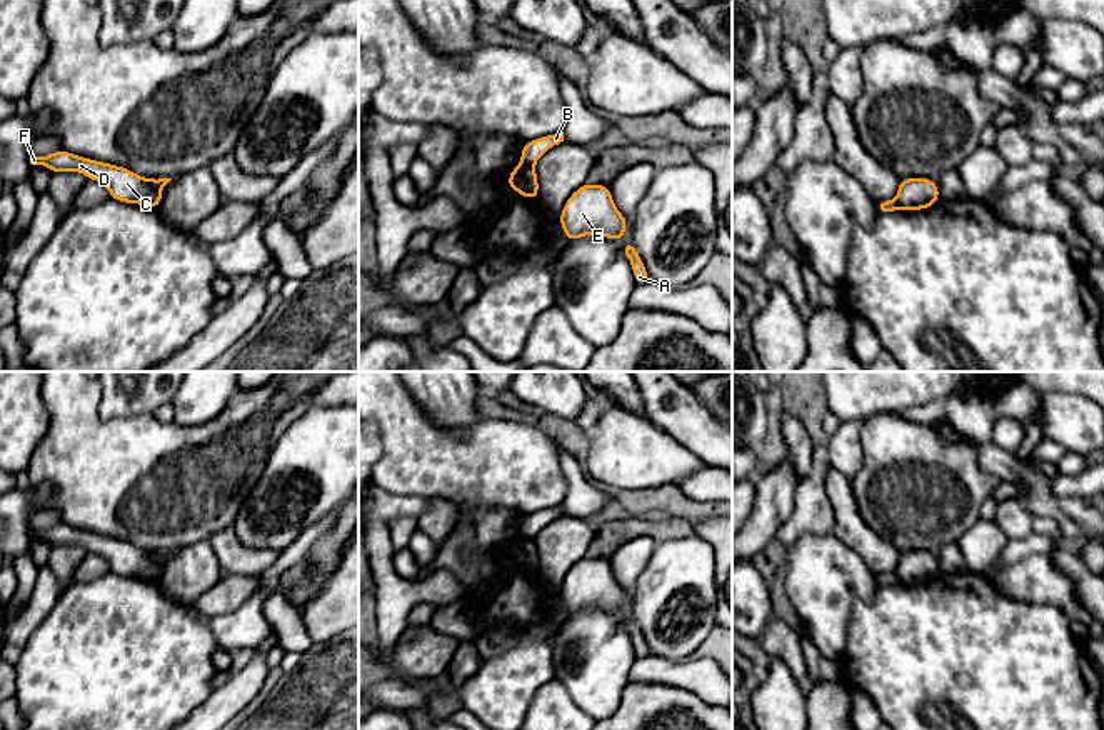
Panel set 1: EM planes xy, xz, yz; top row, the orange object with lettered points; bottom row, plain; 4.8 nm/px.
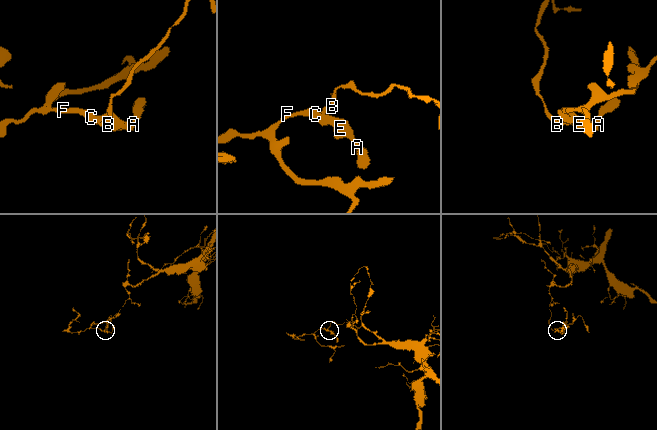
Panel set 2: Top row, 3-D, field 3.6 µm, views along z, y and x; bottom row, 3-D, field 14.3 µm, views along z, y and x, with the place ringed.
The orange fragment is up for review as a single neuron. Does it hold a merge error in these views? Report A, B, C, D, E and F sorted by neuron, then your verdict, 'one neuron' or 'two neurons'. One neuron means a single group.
A C D E F / B; two neurons

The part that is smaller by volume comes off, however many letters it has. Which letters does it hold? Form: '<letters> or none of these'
A, C, D, E, F

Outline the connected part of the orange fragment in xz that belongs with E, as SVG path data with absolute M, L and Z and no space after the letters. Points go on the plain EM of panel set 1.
M609 558L579 560L565 575L557 595L565 605L567 617L584 608L624 612L627 603L627 590L617 583Z

